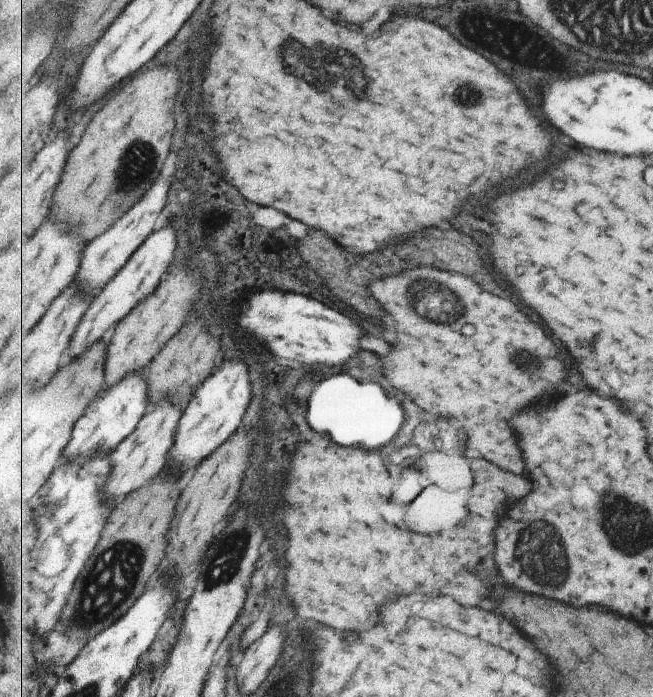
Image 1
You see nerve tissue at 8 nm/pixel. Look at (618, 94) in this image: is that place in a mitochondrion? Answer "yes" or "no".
no

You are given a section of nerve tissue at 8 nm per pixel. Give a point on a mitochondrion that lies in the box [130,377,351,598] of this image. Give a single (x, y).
(224, 562)

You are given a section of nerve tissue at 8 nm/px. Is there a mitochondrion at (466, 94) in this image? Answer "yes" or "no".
yes

